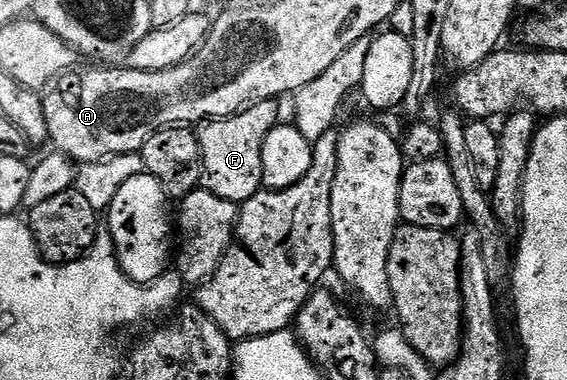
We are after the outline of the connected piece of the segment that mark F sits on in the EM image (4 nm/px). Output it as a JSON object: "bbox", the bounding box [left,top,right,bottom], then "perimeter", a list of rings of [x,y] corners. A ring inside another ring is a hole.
{"bbox":[195,99,282,204],"perimeter":[[[278,99],[254,102],[230,118],[206,120],[196,127],[195,133],[201,145],[201,180],[204,189],[223,200],[238,204],[246,202],[262,189],[263,140],[282,119],[281,104]]]}

